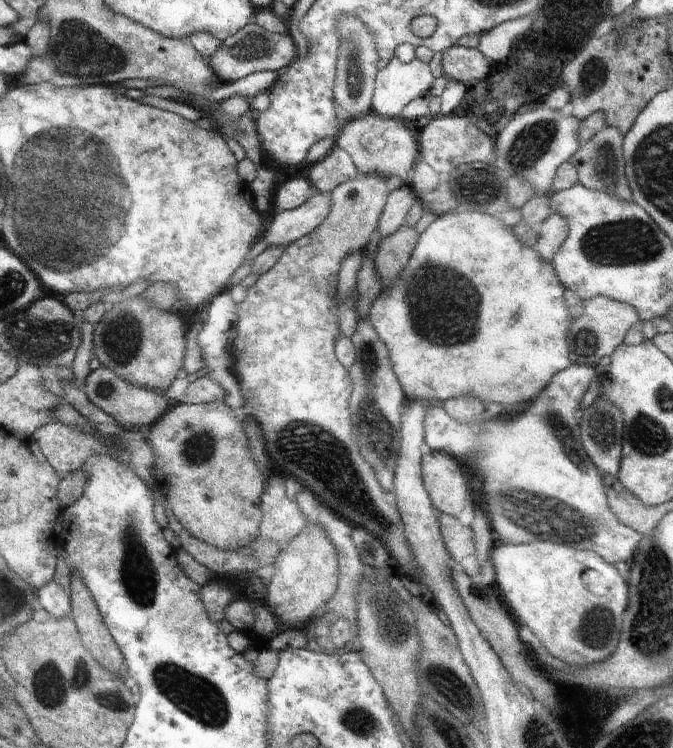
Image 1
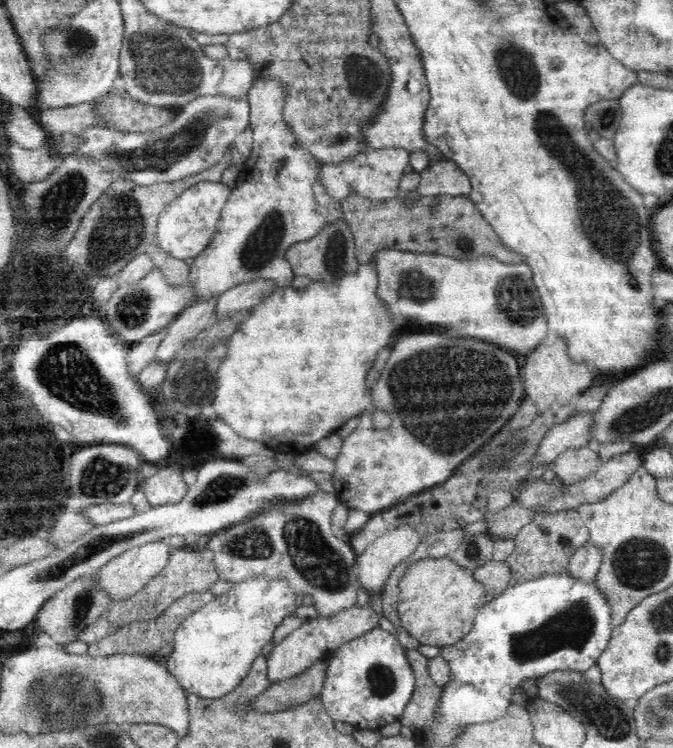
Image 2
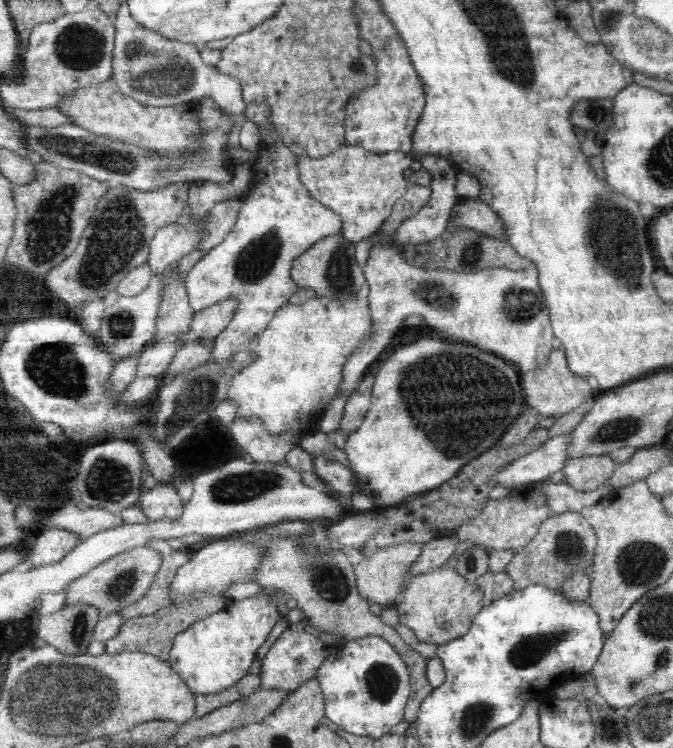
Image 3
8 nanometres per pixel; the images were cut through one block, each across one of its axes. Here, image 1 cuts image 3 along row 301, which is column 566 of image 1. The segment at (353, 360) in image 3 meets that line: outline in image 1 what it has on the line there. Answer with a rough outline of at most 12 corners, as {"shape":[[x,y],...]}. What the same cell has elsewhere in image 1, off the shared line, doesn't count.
{"shape":[[594,367],[510,422],[428,406],[424,440],[476,470],[491,526],[628,562],[581,441]]}

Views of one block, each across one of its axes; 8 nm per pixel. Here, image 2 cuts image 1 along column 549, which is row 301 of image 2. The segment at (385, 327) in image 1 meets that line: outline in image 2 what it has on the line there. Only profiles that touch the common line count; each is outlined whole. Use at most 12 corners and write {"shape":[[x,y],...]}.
{"shape":[[374,260],[278,288],[229,336],[211,407],[298,455],[372,404],[400,324]]}

